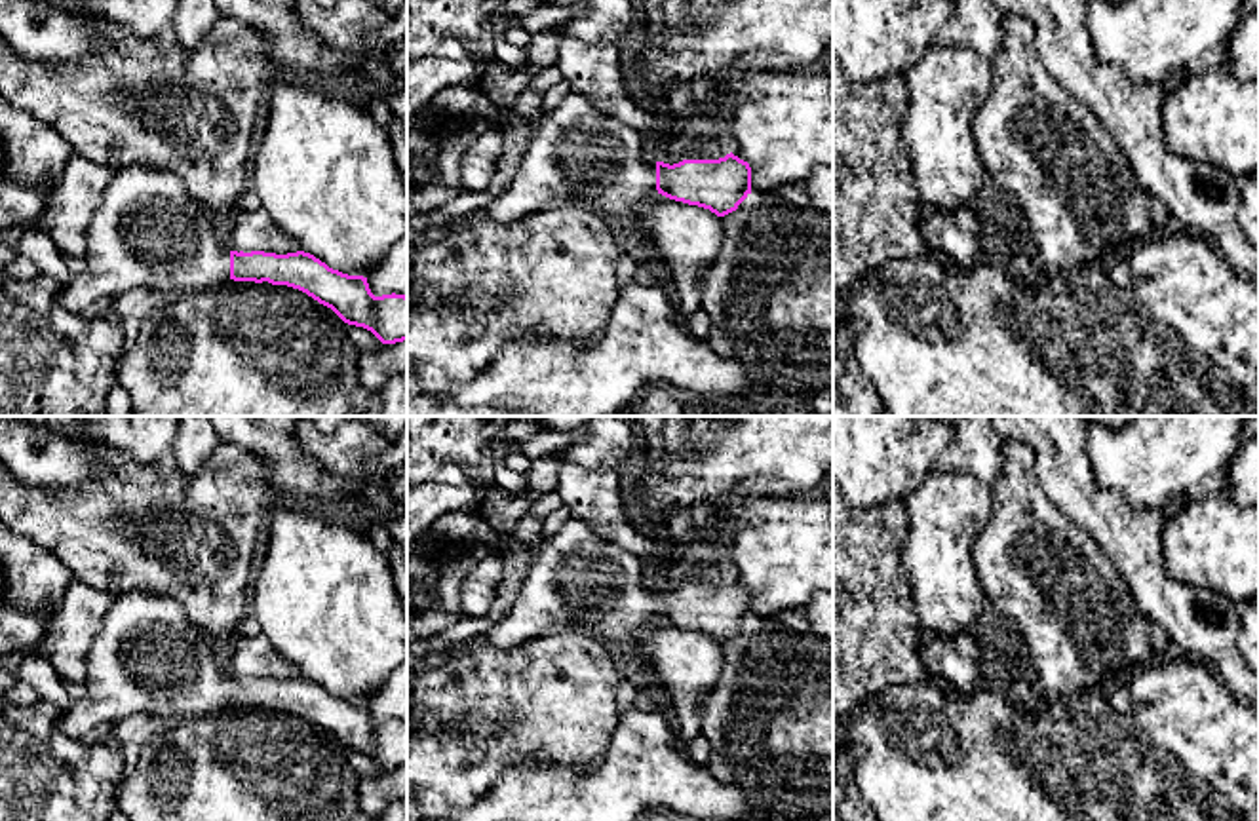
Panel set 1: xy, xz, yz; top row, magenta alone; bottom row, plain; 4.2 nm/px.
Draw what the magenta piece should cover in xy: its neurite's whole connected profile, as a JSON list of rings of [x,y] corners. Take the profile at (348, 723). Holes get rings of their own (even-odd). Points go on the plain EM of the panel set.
[[[126,593],[114,597],[86,663],[86,696],[59,713],[59,728],[82,737],[97,726],[114,726],[137,713],[171,720],[205,716],[234,707],[268,707],[299,715],[331,734],[344,749],[371,756],[382,770],[407,766],[407,722],[375,722],[367,703],[329,694],[310,678],[232,677],[215,637],[196,625],[171,595]]]

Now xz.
[[[571,517],[555,536],[542,540],[536,559],[523,574],[517,599],[483,635],[496,648],[513,648],[565,627],[580,627],[603,640],[620,640],[633,639],[658,620],[725,642],[751,620],[751,593],[732,578],[719,585],[683,585],[673,591],[654,587],[647,559]]]

